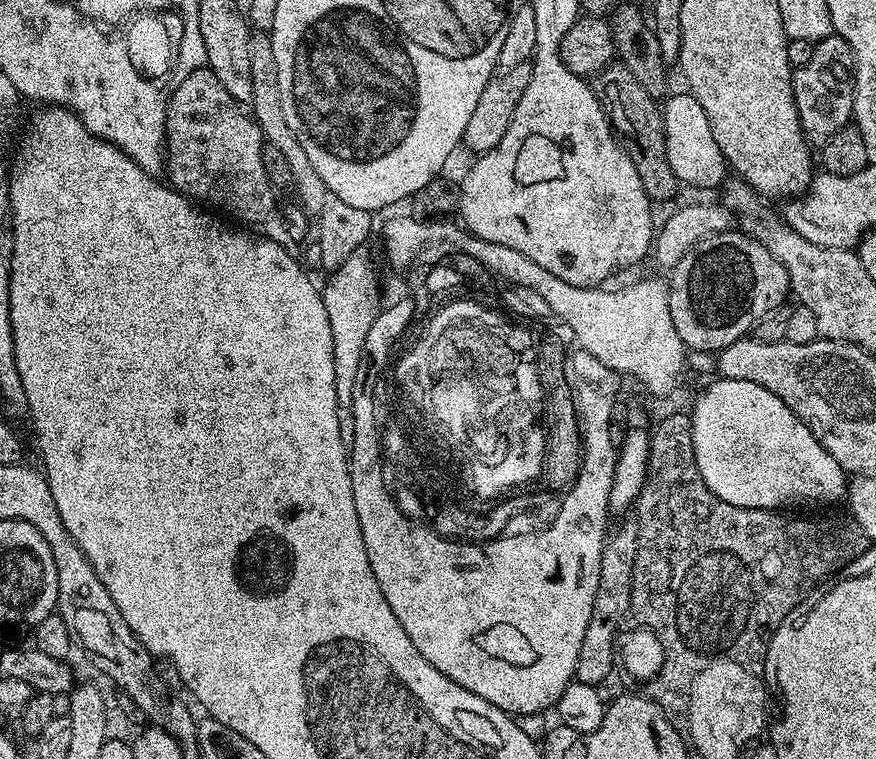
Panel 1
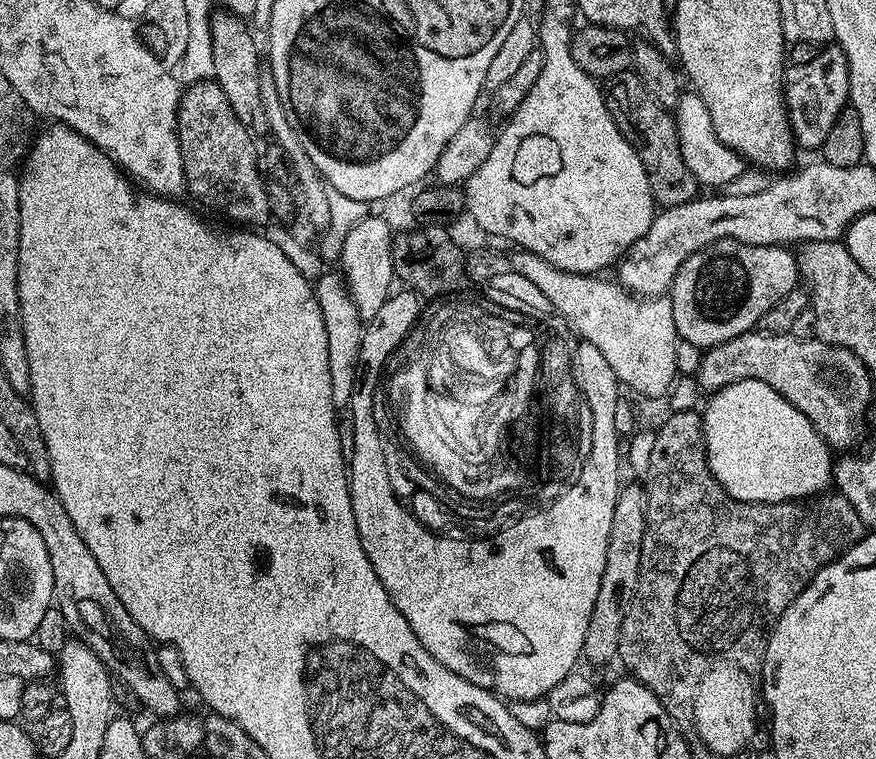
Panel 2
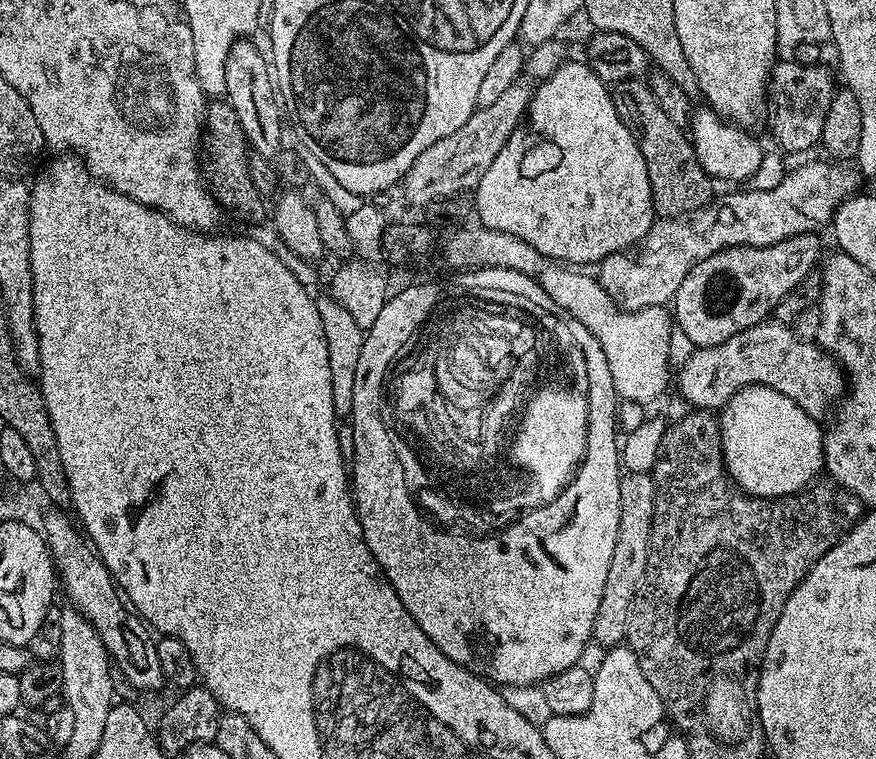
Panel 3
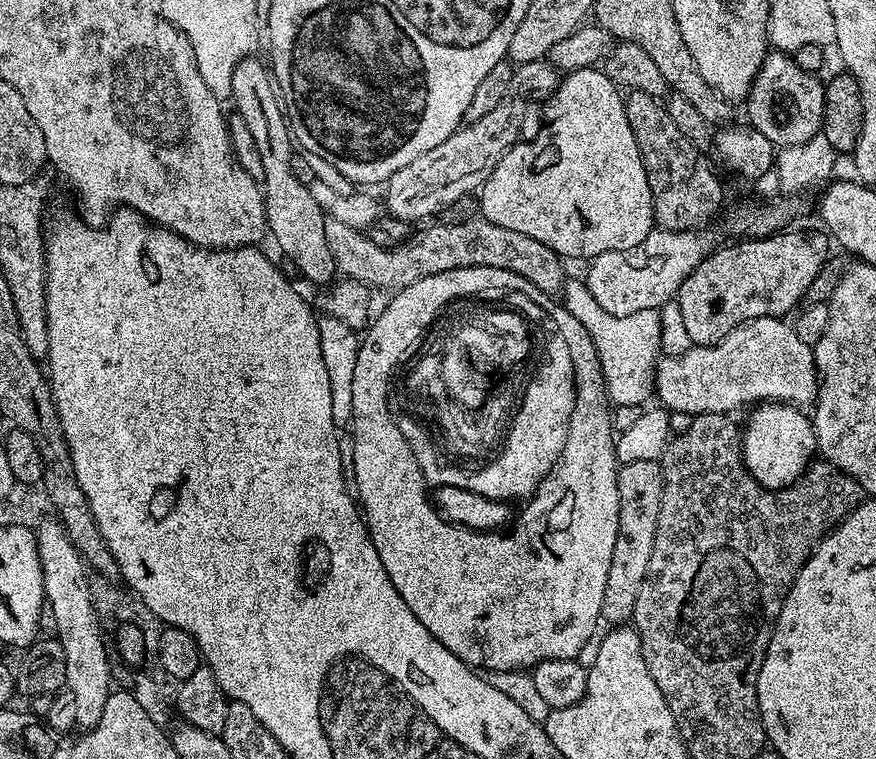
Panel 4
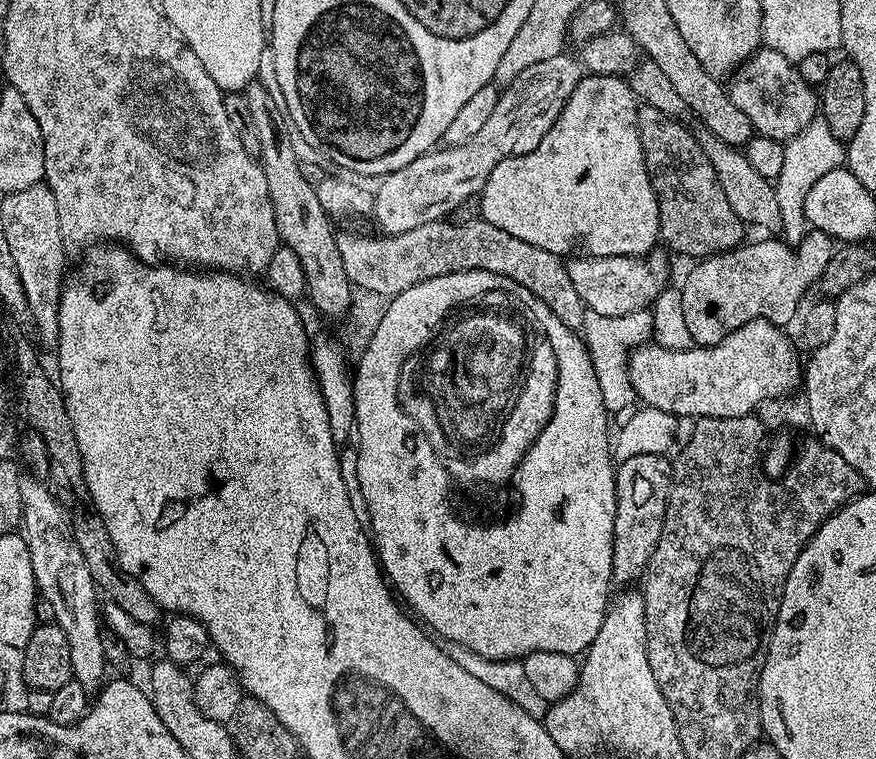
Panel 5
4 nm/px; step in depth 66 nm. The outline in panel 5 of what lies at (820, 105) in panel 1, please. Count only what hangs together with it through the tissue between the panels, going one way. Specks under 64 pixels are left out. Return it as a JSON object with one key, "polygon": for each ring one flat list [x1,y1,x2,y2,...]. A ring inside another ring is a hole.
{"polygon":[[767,46,757,48,756,53,749,60,745,60,735,72,731,73,731,80,732,84,727,85,730,102,734,102,734,106,738,106,738,110,742,110,742,114,746,114,746,118,750,118,753,129,761,136,781,142,790,141,805,130,811,120,818,116,817,89,808,84,806,78,802,78,802,74,798,74,795,63,787,60,782,54,778,54,778,50]]}

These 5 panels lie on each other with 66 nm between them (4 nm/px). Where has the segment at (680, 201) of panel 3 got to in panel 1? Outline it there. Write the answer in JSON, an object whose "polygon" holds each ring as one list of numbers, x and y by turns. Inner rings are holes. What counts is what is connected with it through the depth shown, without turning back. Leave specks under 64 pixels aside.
{"polygon":[[620,62,613,63,596,73,594,91,613,129,631,145,630,155,638,170,638,178,642,178,642,186,646,190,649,201,670,199,675,194,676,188,678,189,678,181,674,170,670,168,666,154,664,117,657,101,652,99,645,87,638,82,638,78],[631,143,636,145,633,146],[647,144,648,152,644,152]]}

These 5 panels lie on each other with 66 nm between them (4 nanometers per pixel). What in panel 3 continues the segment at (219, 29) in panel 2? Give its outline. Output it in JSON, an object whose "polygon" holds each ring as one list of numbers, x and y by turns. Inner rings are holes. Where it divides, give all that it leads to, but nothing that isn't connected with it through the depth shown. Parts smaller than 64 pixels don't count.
{"polygon":[[248,38,235,40,226,54,226,103,234,110,240,128,248,139,251,151,275,157,281,141,281,125,284,123,278,92,274,87,274,72,270,60,252,45]]}

